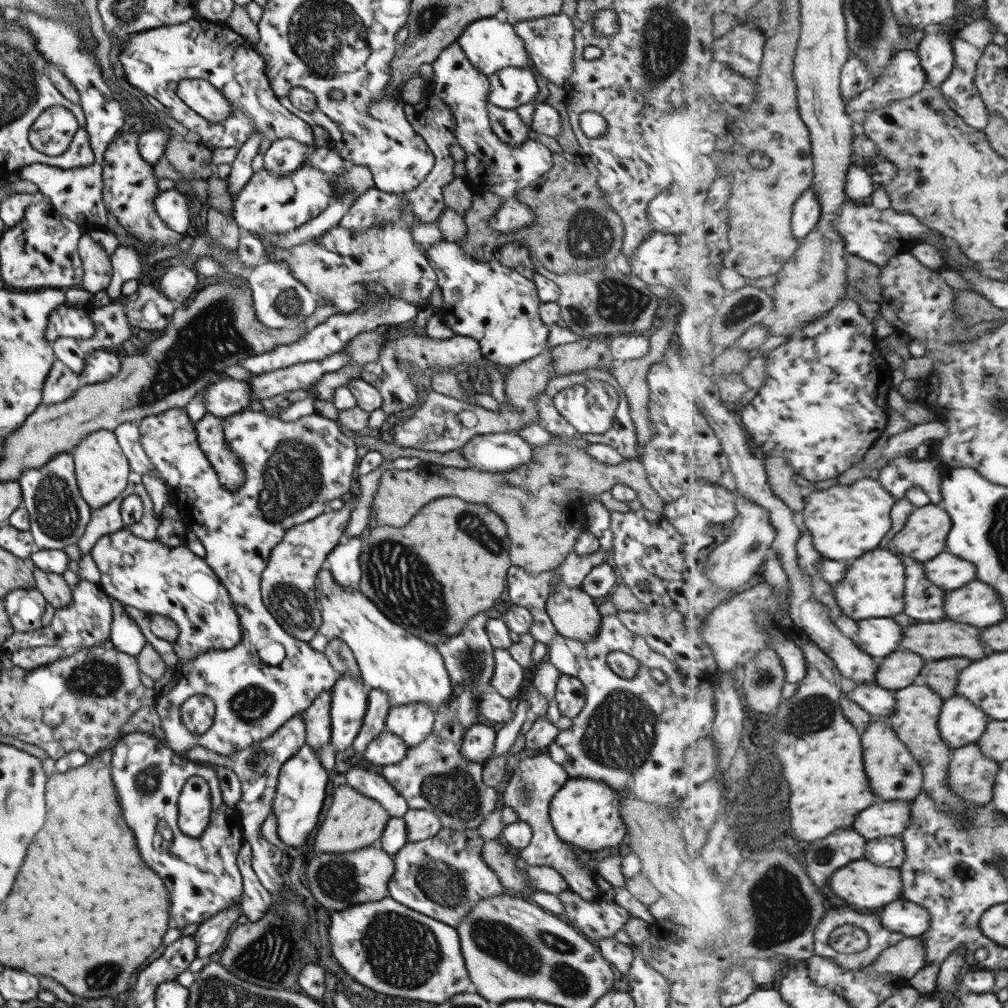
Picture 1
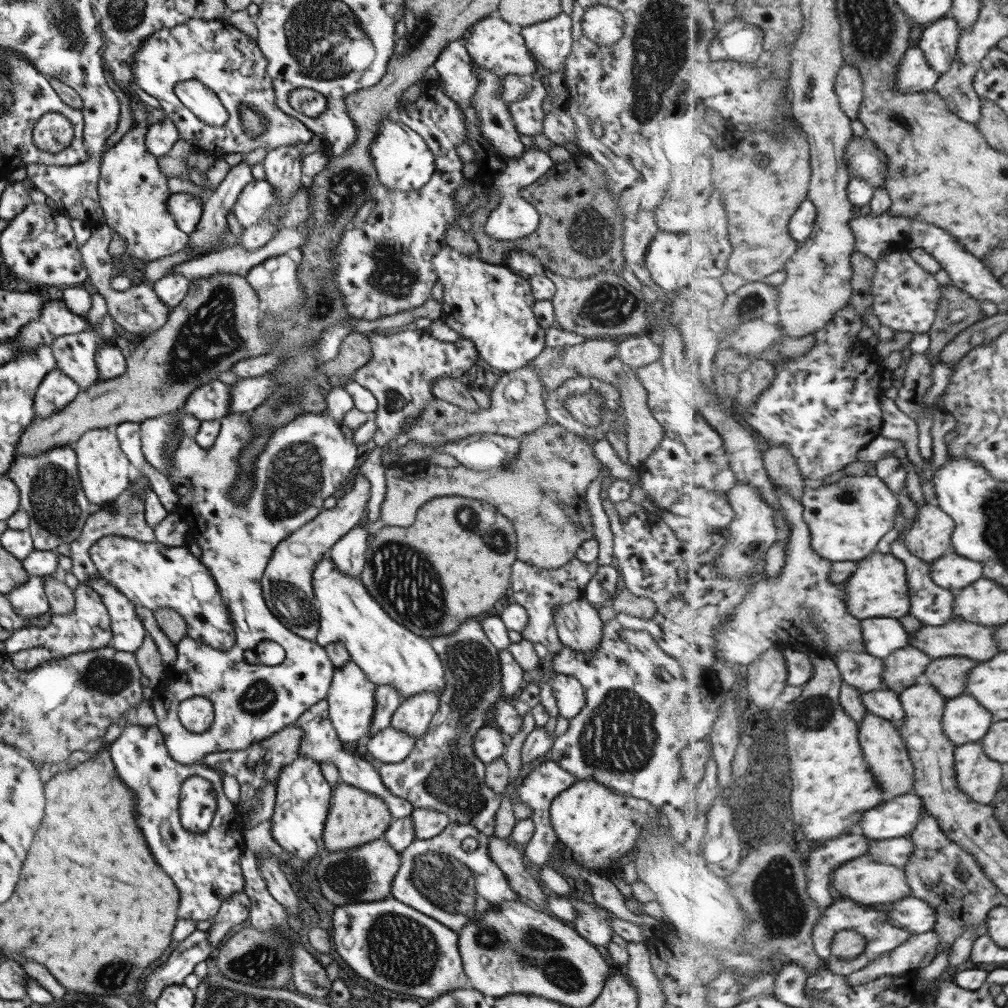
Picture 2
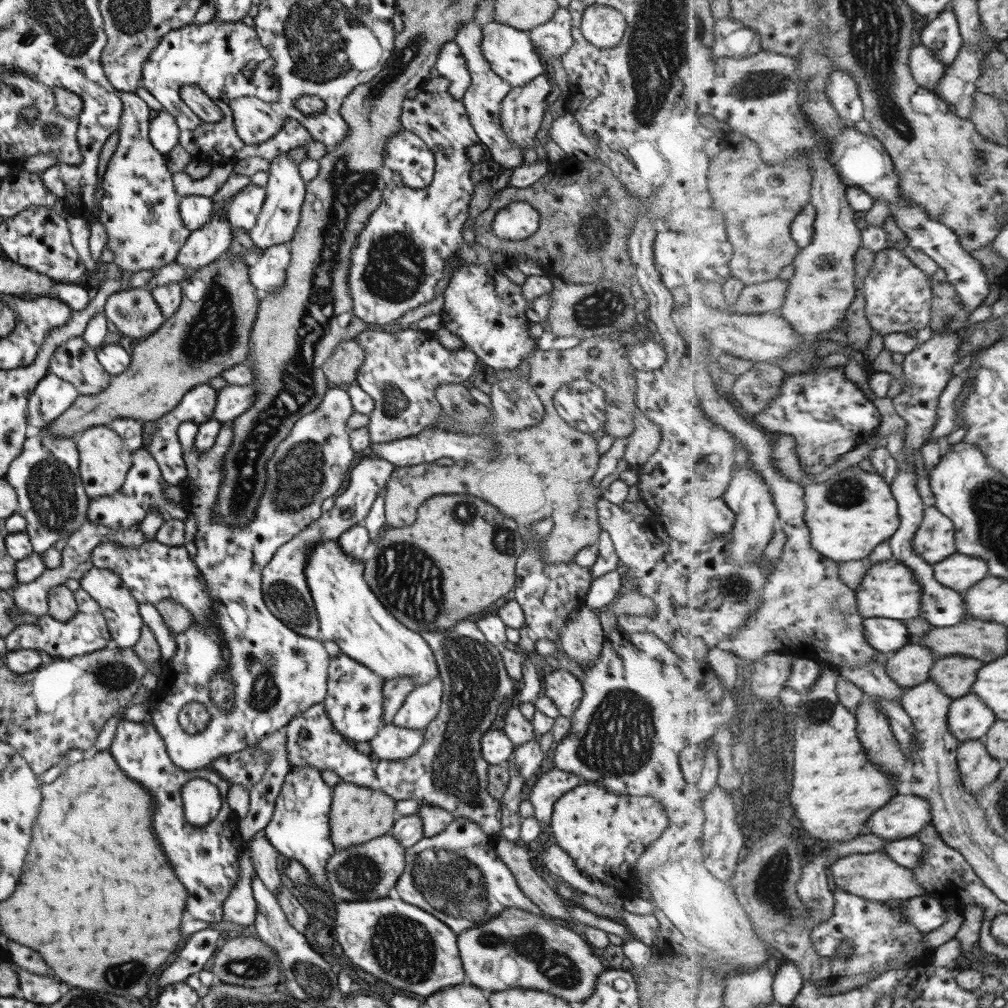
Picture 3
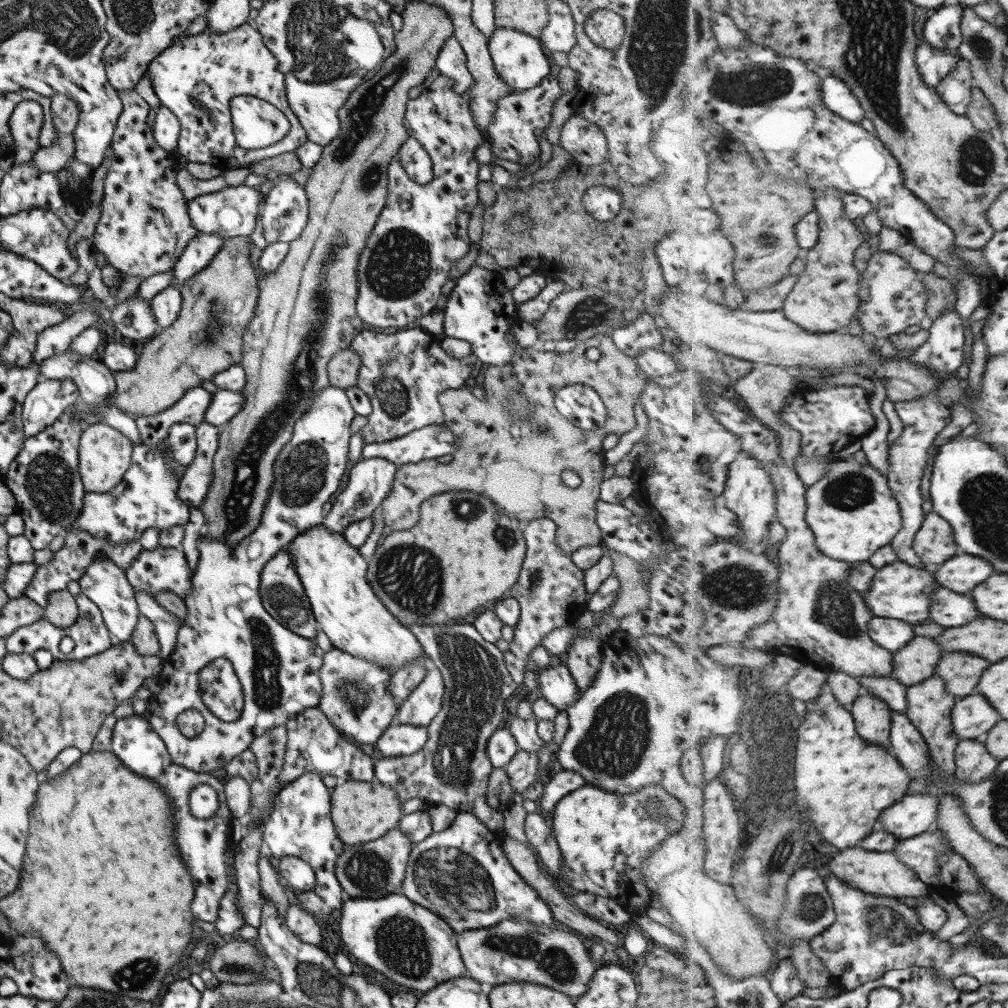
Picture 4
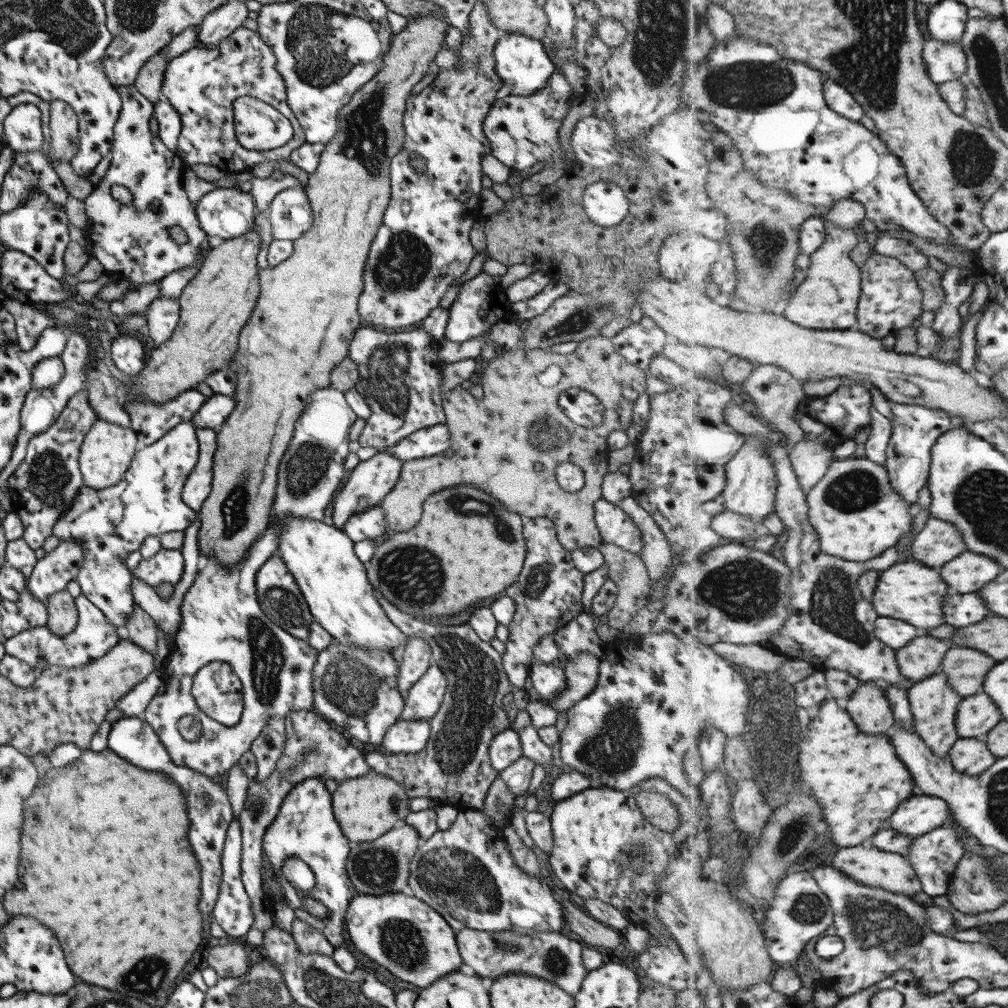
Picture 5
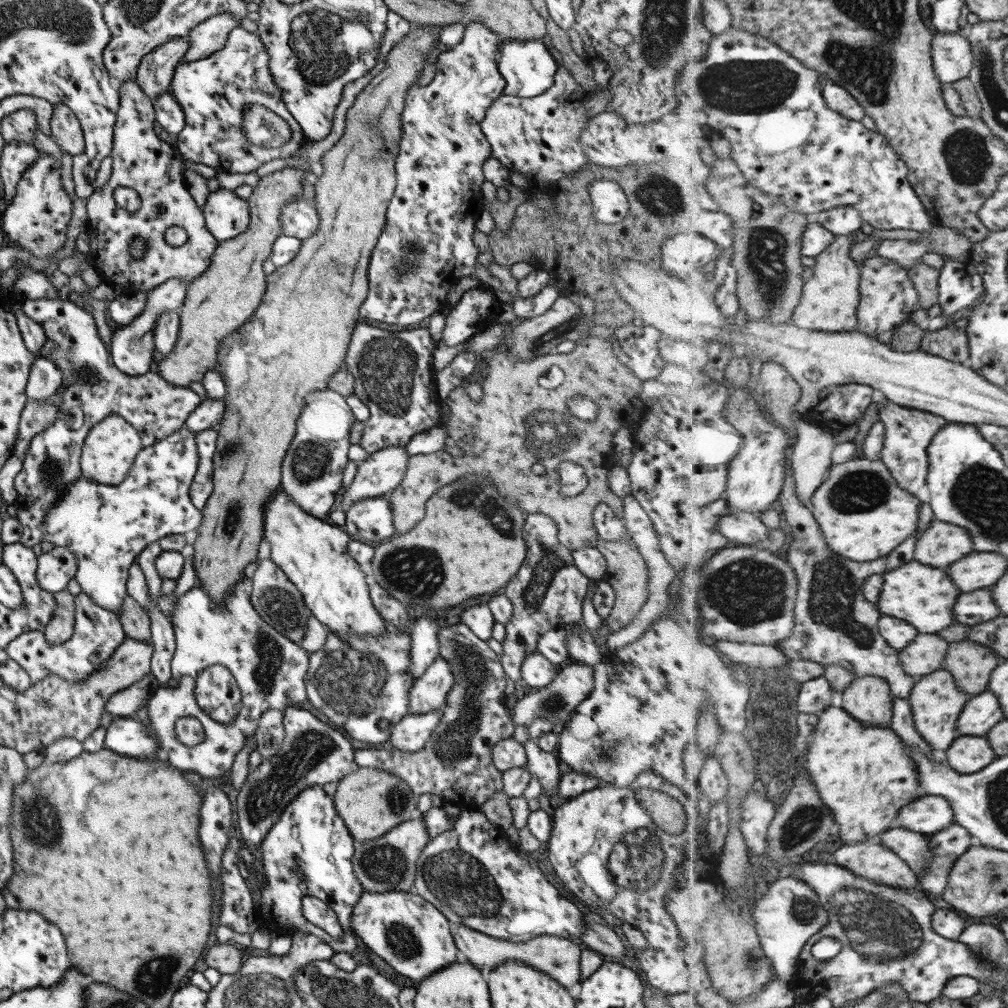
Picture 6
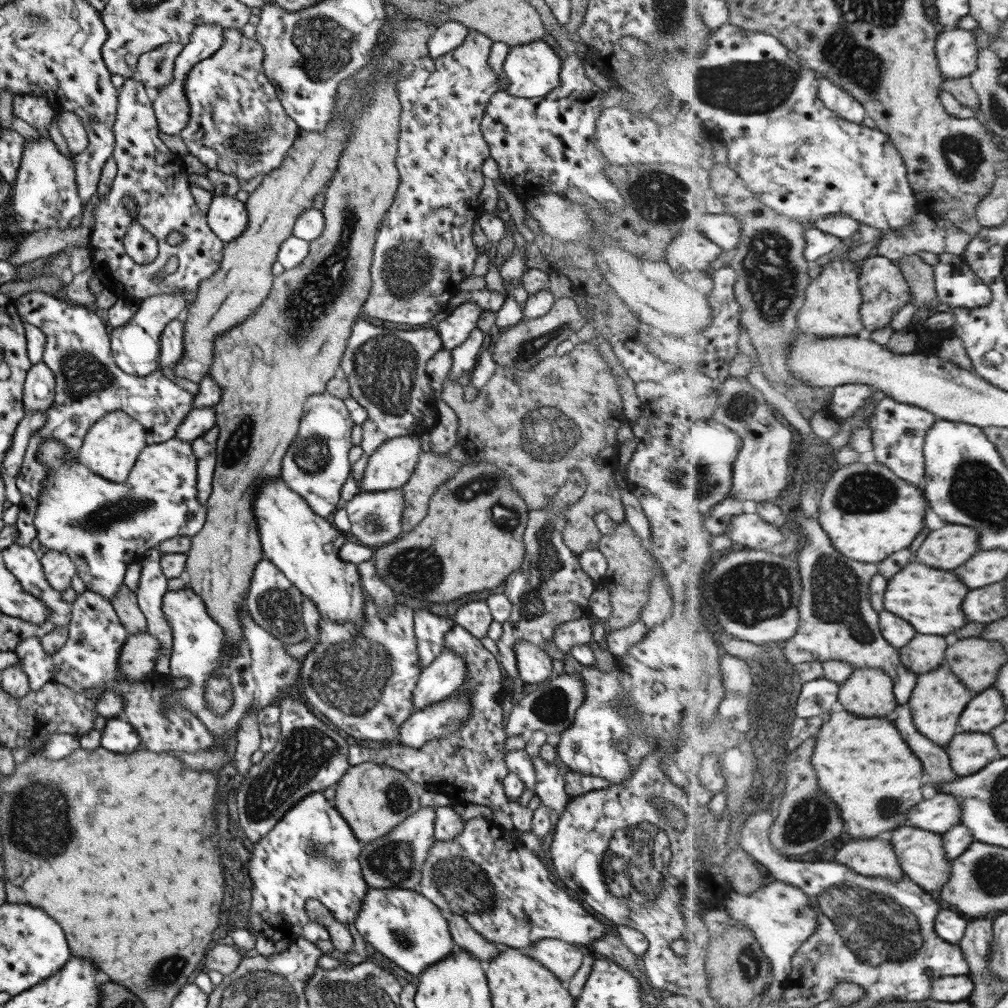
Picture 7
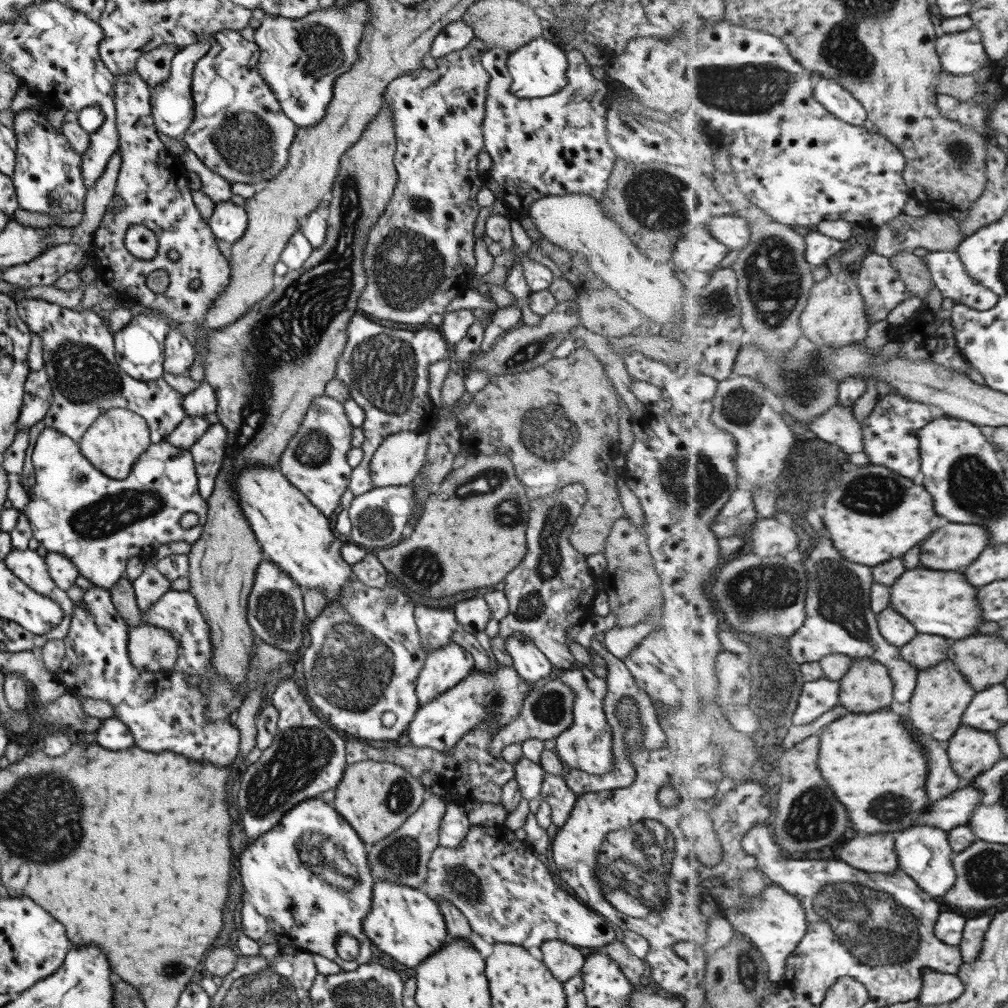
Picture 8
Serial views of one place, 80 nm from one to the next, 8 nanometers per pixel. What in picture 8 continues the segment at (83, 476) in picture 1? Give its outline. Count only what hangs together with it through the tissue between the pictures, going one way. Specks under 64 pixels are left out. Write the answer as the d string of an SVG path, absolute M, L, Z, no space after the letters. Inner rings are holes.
M124 408L110 409L95 418L78 440L80 453L87 462L109 478L123 480L137 457L150 445L149 429L141 416Z

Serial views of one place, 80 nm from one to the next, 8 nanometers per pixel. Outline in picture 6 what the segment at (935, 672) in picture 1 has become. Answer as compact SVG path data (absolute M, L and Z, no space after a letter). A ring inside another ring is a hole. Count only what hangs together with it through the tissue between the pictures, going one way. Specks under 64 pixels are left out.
M955 642L947 654L947 670L955 674L955 683L962 692L979 694L989 688L993 670L1001 658L987 646L977 642Z

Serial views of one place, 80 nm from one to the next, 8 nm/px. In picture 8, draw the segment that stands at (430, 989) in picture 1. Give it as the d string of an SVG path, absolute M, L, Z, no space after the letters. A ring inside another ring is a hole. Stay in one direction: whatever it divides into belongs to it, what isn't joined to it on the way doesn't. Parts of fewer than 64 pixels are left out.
M375 881L372 884L370 909L363 919L362 931L381 952L414 969L449 940L449 935L436 902L423 890L399 885L391 881Z

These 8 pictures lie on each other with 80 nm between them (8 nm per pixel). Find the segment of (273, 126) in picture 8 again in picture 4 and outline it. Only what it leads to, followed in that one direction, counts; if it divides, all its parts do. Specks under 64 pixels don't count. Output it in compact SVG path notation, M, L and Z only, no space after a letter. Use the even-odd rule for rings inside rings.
M247 23L240 24L225 34L217 34L205 28L199 34L180 34L172 40L165 50L162 50L148 64L146 75L150 76L154 93L160 100L160 104L168 108L180 122L176 149L181 157L189 162L213 165L222 172L229 169L237 169L243 165L252 165L256 161L273 158L278 154L295 151L307 141L307 135L301 129L297 117L289 110L284 91L284 76L276 69L277 59L263 44L258 30L249 27ZM234 96L253 96L276 106L289 121L289 133L276 144L263 149L244 150L235 144L232 134L232 122L230 121L230 100ZM192 100L206 106L206 112L196 107Z

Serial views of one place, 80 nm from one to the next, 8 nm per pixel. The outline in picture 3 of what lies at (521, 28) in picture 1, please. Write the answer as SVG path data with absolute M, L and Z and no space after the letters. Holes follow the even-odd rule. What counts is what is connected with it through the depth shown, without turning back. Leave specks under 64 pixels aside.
M557 7L553 16L535 29L527 30L536 53L547 66L551 58L560 57L572 45L571 19L567 8Z

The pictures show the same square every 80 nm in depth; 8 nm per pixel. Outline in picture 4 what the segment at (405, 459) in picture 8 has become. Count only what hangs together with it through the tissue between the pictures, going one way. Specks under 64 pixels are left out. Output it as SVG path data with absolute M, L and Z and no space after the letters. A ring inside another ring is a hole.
M373 457L358 460L347 471L345 488L335 496L329 512L324 515L319 525L323 525L324 529L342 533L348 524L371 515L376 507L380 507L381 501L390 491L396 467L384 458Z

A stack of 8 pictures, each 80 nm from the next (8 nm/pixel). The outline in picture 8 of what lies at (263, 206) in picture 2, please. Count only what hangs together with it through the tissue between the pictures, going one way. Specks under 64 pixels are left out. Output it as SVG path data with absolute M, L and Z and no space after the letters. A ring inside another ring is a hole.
M229 200L216 203L213 206L207 226L213 236L233 244L237 242L247 226L247 216L244 207L237 206Z

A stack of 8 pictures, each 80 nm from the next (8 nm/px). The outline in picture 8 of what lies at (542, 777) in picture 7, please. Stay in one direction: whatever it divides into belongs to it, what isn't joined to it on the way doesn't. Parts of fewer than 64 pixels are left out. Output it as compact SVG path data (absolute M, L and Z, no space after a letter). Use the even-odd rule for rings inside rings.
M544 772L539 799L545 799L550 808L550 821L559 828L567 820L577 795L567 788L563 776Z

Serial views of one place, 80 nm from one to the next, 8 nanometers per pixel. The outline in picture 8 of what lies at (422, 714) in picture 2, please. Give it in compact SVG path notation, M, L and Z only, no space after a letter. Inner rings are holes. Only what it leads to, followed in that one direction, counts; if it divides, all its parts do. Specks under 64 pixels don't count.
M451 641L437 650L431 650L415 682L414 692L419 706L455 687L457 682L468 676L473 666L471 656Z

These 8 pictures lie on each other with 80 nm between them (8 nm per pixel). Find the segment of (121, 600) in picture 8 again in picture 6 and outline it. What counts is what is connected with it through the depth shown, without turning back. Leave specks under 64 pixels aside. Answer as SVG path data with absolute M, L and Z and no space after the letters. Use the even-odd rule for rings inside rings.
M133 597L123 599L118 620L126 638L151 643L149 616Z

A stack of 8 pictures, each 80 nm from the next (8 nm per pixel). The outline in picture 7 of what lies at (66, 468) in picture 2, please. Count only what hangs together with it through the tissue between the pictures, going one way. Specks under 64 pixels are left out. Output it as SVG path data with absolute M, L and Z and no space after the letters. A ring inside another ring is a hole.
M30 291L13 301L19 318L31 326L37 327L45 337L42 350L42 363L48 366L55 379L53 387L52 403L45 411L44 423L29 437L22 463L15 477L15 486L20 492L21 500L18 504L20 510L17 513L14 527L16 530L15 544L27 547L31 540L36 538L36 530L33 526L34 512L38 505L38 494L42 489L42 482L46 479L46 466L36 460L36 450L45 439L57 439L64 444L68 455L77 461L77 454L87 429L99 418L103 418L109 412L119 410L125 412L129 418L137 420L146 432L146 444L165 442L174 436L176 428L183 418L193 409L192 396L161 375L160 370L143 377L125 374L115 363L110 351L110 335L105 331L103 322L95 315L94 308L87 308L63 299L57 299L53 295Z

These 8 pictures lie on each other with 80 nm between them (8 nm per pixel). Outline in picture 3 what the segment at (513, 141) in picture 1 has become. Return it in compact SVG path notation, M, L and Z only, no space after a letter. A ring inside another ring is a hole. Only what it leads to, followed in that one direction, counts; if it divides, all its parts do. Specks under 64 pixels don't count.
M469 20L463 21L458 26L456 35L452 40L459 47L470 76L470 85L467 90L464 90L461 98L465 118L471 123L479 143L482 143L488 149L492 161L502 167L517 167L522 163L523 151L507 139L505 133L501 131L499 120L501 99L509 92L511 86L490 69L489 63L483 58L480 49L481 39L480 27L473 20Z

